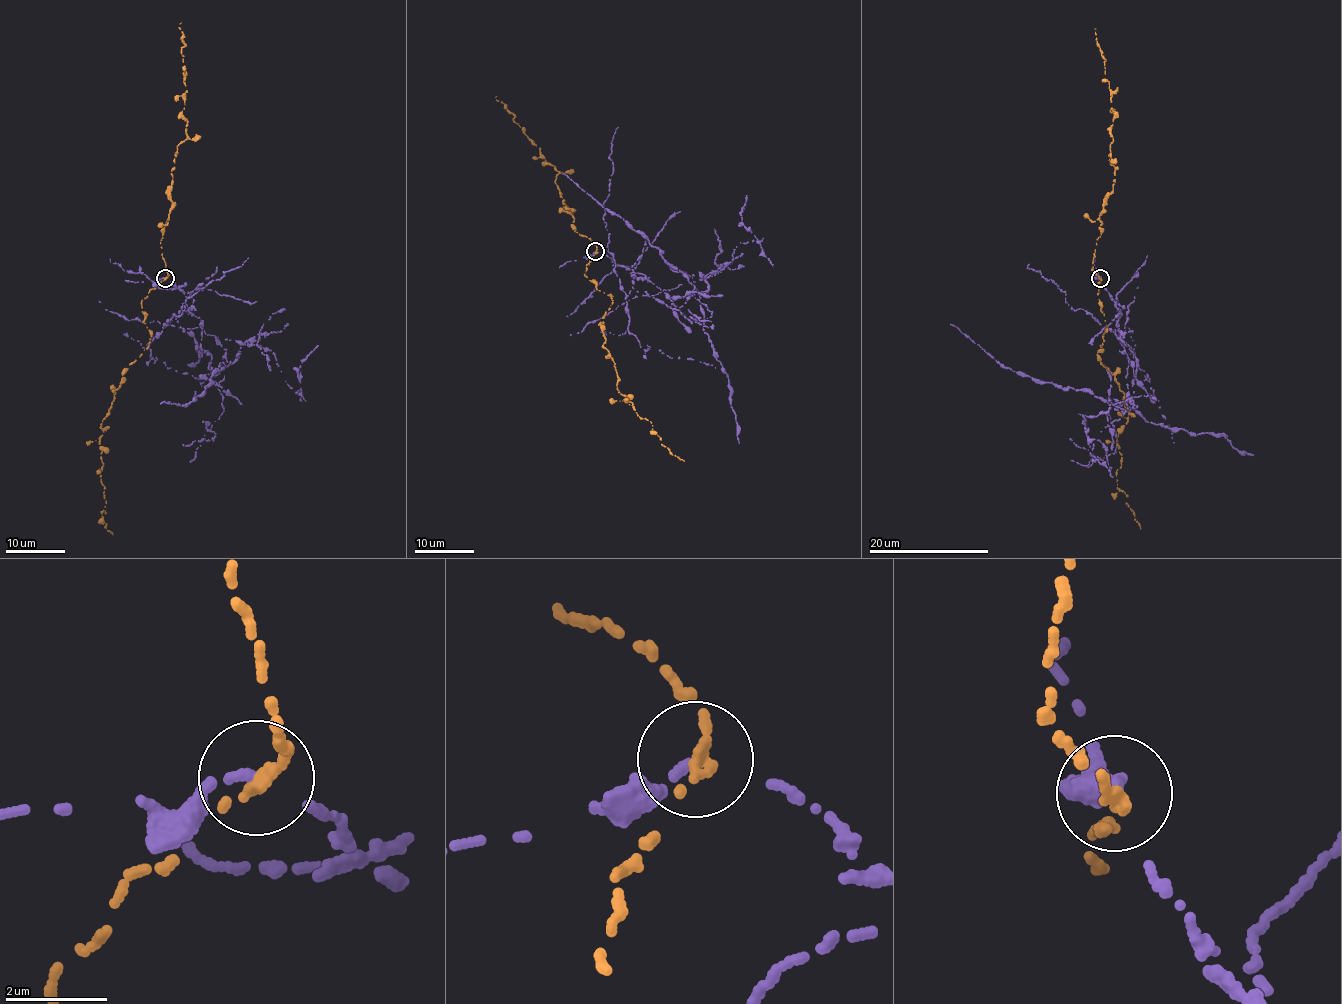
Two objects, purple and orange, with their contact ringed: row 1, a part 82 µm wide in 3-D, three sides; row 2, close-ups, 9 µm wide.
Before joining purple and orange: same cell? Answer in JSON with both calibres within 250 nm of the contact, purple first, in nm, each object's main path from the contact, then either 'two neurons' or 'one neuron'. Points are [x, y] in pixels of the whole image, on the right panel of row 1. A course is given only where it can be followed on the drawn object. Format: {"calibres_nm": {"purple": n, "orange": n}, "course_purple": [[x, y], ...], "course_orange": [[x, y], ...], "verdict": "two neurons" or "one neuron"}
{"calibres_nm": {"purple": 200, "orange": 280}, "course_purple": [[1101, 278], [1118, 311], [1115, 325], [1130, 360], [1126, 411], [1087, 391], [1020, 375], [950, 324]], "course_orange": [[1100, 278], [1105, 332], [1097, 359], [1119, 384], [1128, 416], [1116, 438], [1121, 462], [1116, 479], [1140, 529]], "verdict": "two neurons"}

